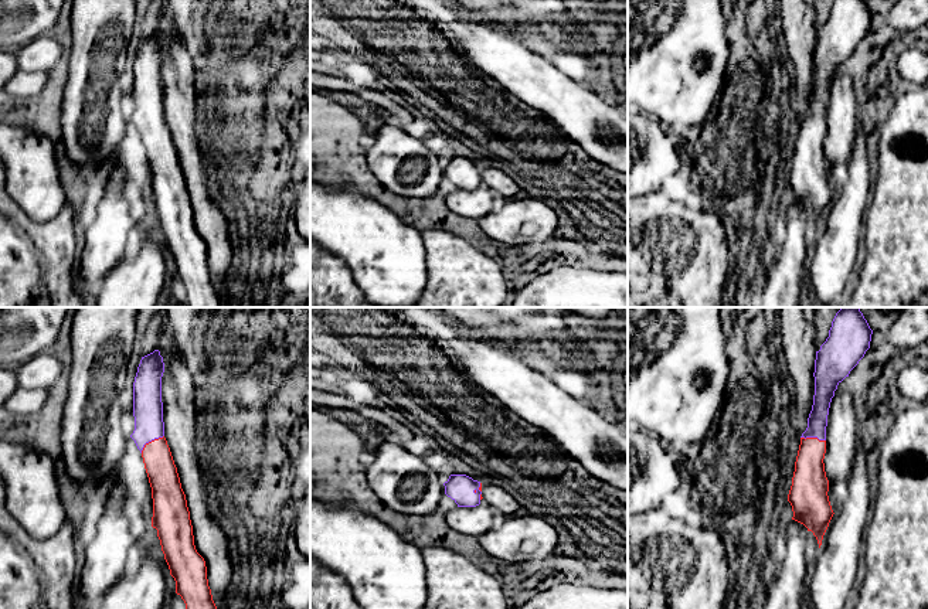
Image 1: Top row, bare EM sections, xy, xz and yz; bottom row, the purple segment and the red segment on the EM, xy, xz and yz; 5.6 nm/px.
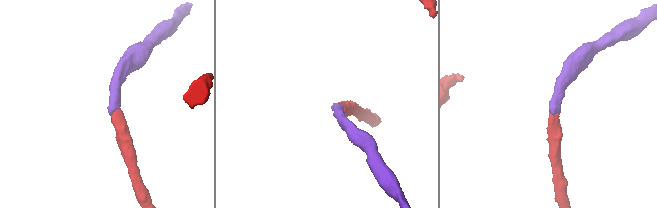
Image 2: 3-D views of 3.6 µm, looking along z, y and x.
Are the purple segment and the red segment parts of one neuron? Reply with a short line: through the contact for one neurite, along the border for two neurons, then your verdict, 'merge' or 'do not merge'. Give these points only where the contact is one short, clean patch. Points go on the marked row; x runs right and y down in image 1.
xy (148, 408), (150, 441), (162, 472) | merge

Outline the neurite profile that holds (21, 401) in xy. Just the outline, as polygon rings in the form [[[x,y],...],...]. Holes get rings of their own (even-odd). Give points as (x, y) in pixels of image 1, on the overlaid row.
[[[17,388],[3,404],[3,408],[16,415],[34,415],[45,405],[47,397],[47,389]]]

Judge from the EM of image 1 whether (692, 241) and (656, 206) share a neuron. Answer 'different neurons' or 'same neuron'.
same neuron

